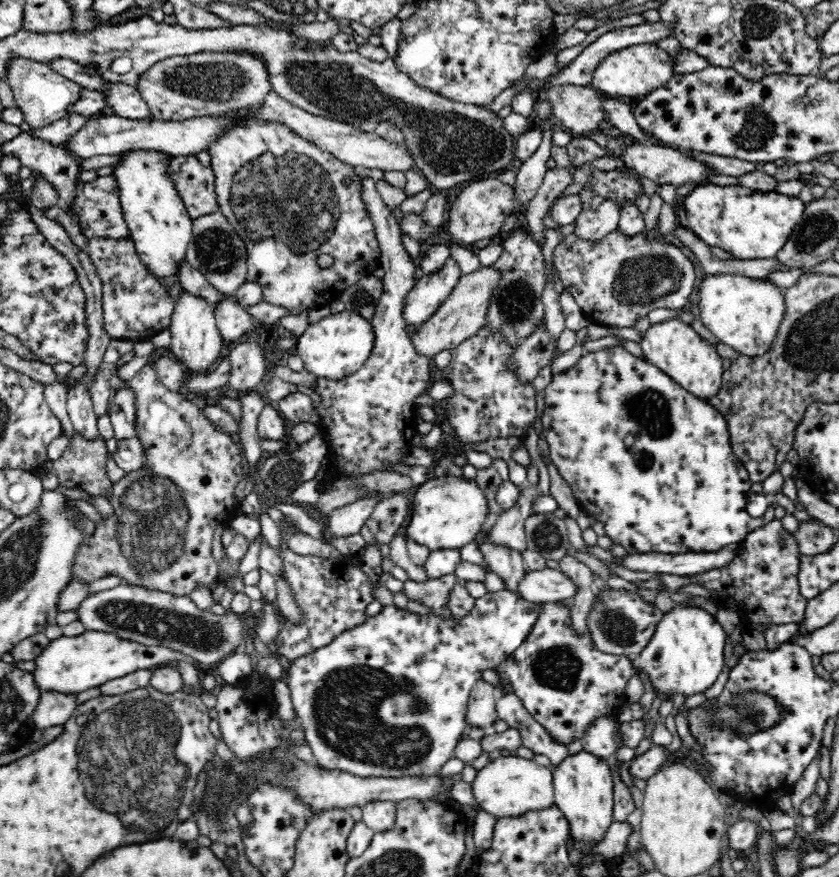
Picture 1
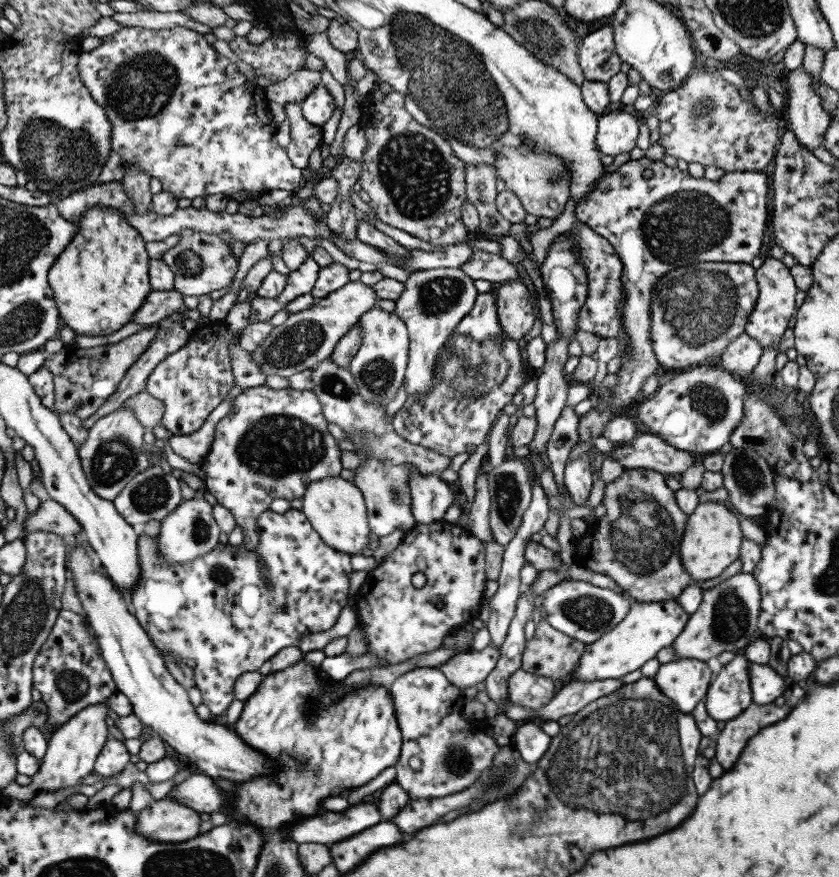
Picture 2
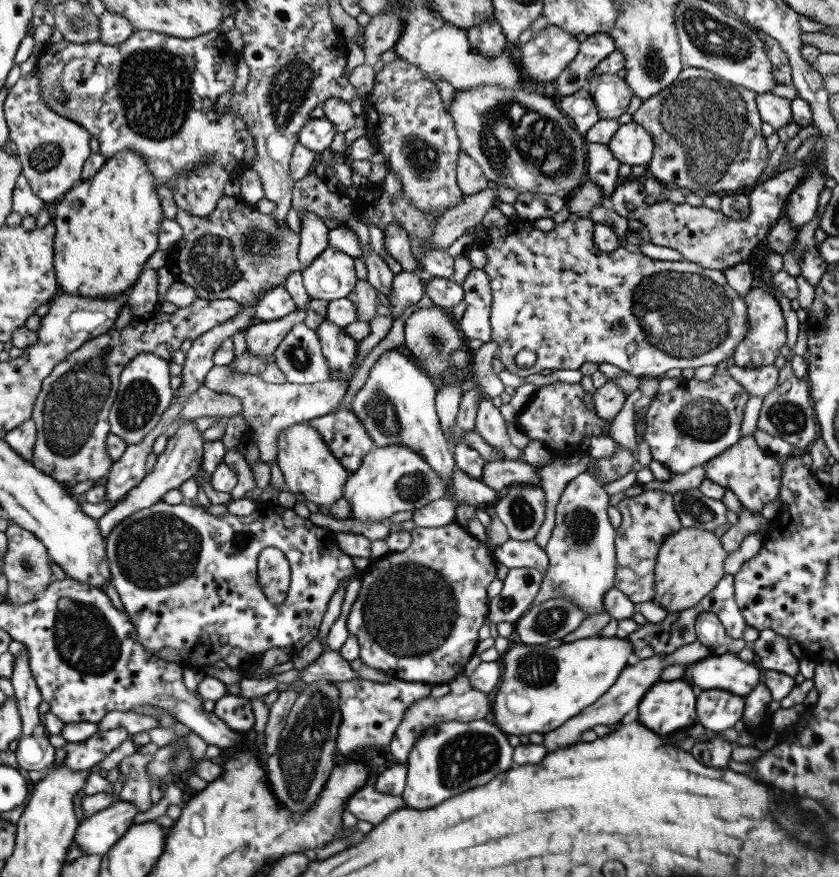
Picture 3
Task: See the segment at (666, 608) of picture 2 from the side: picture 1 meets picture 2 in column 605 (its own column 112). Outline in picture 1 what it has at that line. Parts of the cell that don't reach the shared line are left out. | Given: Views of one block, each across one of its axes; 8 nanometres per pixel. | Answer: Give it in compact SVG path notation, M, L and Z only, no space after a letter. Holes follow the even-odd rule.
M86 630L82 634L62 635L51 640L42 654L36 657L37 669L32 673L40 690L78 694L87 688L99 687L101 684L106 684L106 681L126 676L136 670L153 670L164 666L170 660L181 660L190 664L195 661L181 652L122 639L113 632Z

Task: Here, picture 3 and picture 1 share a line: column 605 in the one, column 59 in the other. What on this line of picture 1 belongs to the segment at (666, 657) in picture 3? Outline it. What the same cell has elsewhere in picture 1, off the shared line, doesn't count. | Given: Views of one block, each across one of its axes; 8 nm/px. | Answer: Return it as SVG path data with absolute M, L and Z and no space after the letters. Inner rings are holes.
M42 690L39 703L33 712L35 728L42 730L63 725L78 705L77 694Z

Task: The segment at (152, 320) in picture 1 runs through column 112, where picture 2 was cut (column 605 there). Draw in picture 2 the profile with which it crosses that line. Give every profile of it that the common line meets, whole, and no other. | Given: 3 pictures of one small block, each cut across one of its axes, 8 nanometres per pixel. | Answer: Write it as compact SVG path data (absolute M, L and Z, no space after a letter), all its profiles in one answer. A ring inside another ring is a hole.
M577 220L568 232L564 231L564 234L570 234L570 238L574 238L578 246L578 262L583 265L585 277L587 277L587 295L578 313L577 330L591 333L602 339L615 337L620 324L620 320L617 319L617 305L619 305L619 295L621 295L620 258L602 236Z

